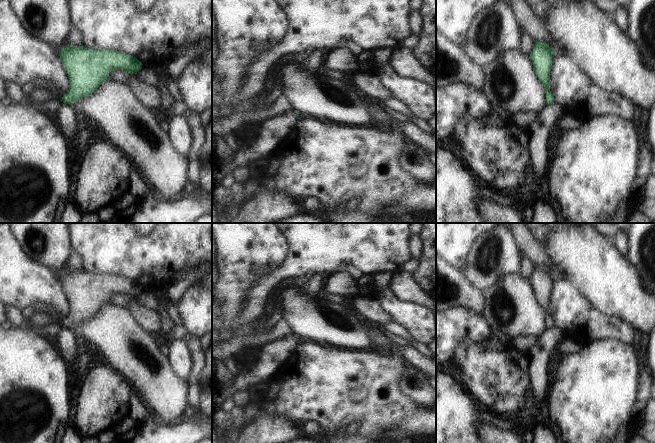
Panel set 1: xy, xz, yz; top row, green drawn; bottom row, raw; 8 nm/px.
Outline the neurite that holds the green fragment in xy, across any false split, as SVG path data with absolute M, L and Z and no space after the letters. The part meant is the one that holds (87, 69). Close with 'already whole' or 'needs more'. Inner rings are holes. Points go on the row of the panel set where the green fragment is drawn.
M69 45L61 49L59 56L69 78L69 90L62 101L71 106L93 93L104 81L111 80L111 71L124 70L137 74L143 65L137 58L122 52L83 46Z | already whole

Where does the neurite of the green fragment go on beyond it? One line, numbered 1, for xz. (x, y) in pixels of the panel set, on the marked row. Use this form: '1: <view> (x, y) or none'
1: none

